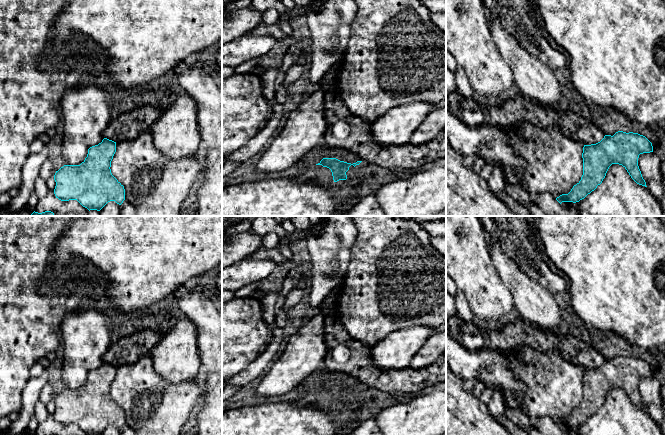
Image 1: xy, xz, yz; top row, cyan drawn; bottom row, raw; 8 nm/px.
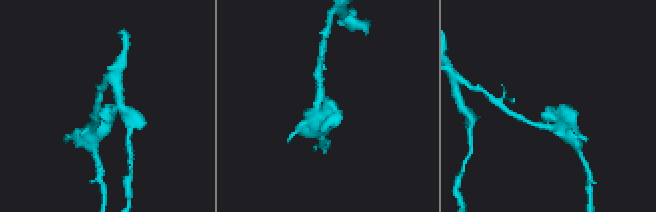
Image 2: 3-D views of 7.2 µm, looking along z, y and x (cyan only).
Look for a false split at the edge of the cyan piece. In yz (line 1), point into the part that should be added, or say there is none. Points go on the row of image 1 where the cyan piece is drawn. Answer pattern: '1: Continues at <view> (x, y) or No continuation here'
1: No continuation here

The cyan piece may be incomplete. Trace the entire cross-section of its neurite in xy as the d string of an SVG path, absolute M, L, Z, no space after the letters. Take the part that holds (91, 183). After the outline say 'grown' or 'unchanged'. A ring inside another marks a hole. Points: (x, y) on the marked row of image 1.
M104 138L98 145L88 149L85 160L80 165L64 165L54 175L56 186L54 194L61 201L77 200L83 207L90 210L100 211L108 202L115 201L121 205L125 200L124 186L112 175L111 161L116 152L116 142Z; unchanged

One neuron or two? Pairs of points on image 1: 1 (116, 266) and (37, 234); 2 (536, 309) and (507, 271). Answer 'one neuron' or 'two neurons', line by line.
1: two neurons
2: one neuron

